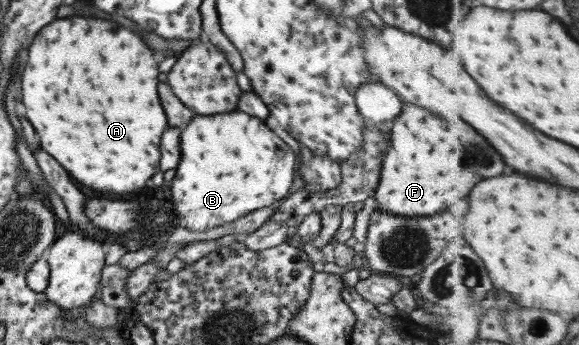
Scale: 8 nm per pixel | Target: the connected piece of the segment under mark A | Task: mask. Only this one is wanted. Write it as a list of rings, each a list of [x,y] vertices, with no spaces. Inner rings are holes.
[[[69,16],[63,19],[52,19],[48,24],[33,36],[27,46],[27,59],[23,66],[20,77],[20,108],[24,118],[32,124],[36,130],[36,140],[40,140],[44,152],[48,152],[62,168],[68,170],[68,174],[78,180],[84,186],[90,186],[90,190],[96,192],[108,192],[108,194],[128,194],[128,192],[138,192],[146,180],[158,170],[158,138],[166,130],[166,116],[160,108],[158,94],[156,94],[156,62],[152,58],[152,52],[142,44],[142,40],[128,32],[126,28],[106,22],[106,20],[96,20],[94,16]]]

